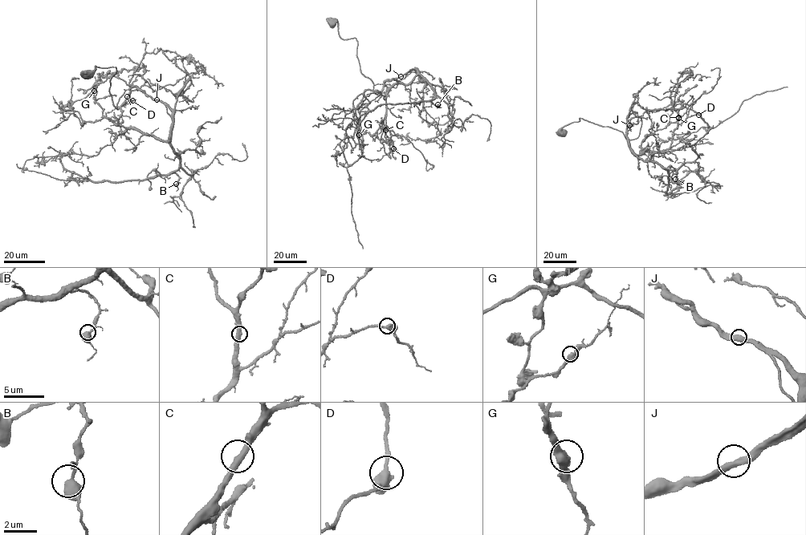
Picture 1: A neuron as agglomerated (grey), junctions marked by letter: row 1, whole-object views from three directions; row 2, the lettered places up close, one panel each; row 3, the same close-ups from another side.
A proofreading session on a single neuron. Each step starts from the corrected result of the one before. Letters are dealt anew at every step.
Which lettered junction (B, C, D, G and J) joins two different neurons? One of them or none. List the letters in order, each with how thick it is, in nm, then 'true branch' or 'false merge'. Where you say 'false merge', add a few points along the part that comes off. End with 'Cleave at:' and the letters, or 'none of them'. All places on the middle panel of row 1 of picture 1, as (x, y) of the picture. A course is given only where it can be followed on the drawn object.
B: 440 nm | true branch
C: 420 nm | true branch
D: 460 nm | true branch
G: 440 nm | true branch
J: 440 nm | true branch
Cleave at: none of them

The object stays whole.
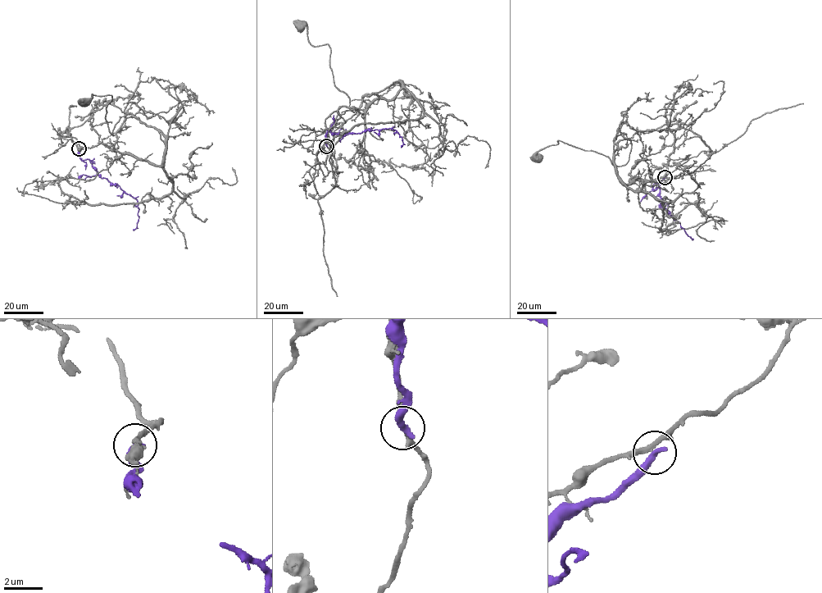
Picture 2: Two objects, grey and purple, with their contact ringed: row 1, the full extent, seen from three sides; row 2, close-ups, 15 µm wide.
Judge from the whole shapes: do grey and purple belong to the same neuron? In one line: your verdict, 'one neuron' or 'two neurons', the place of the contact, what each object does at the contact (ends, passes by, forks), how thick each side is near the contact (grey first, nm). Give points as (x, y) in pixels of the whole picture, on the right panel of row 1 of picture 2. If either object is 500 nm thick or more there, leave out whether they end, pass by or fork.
two neurons; at (665, 177); grey passes by; purple ends there; 240 nm thick on the grey side, 400 nm on the other

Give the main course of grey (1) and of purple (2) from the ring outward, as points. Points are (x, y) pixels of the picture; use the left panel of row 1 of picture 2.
1: (79, 148), (98, 143), (97, 110), (110, 102), (126, 115), (113, 135), (111, 95), (84, 102)
2: (79, 148), (79, 157), (89, 159), (102, 178), (118, 184), (135, 198), (138, 217), (133, 230)

